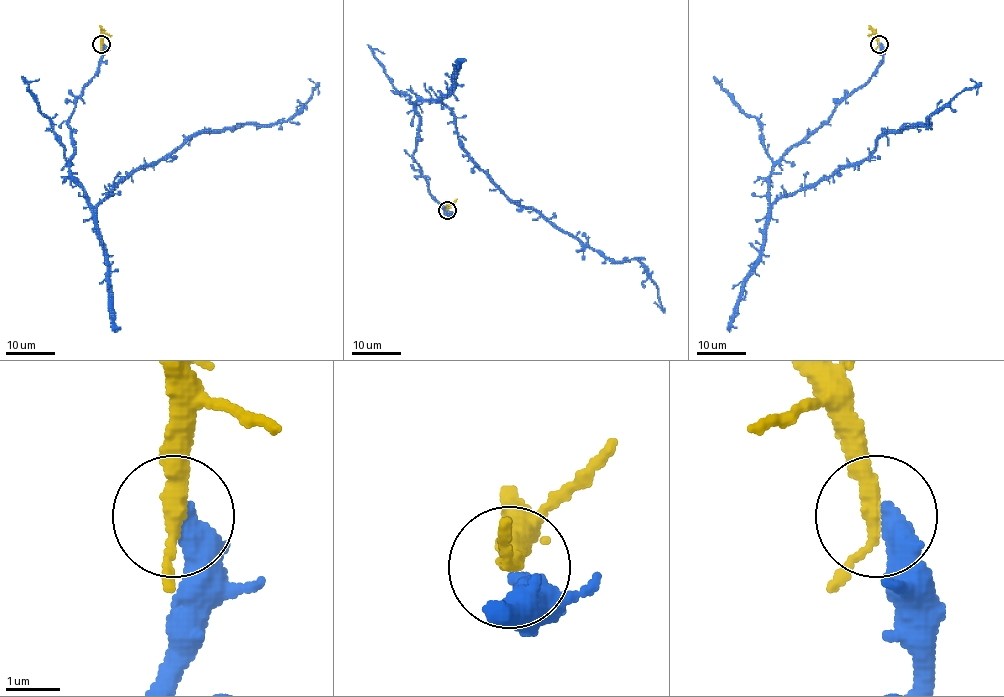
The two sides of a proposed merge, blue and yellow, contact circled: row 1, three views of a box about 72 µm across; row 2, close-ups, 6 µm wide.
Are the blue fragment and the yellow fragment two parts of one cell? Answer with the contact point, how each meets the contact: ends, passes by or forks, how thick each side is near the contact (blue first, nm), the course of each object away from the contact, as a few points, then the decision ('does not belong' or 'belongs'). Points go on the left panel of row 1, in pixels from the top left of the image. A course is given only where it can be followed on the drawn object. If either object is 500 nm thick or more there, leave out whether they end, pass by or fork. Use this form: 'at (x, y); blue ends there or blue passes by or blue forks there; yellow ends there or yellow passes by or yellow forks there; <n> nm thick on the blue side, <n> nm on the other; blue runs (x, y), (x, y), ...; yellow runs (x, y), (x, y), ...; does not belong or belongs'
at (101, 44); blue ends there; yellow passes by; 440 nm thick on the blue side, 280 nm on the other; blue runs (102, 44), (98, 71), (67, 122), (72, 177), (93, 206), (199, 133), (287, 122), (310, 98), (308, 78); yellow runs (102, 44), (99, 25); belongs

